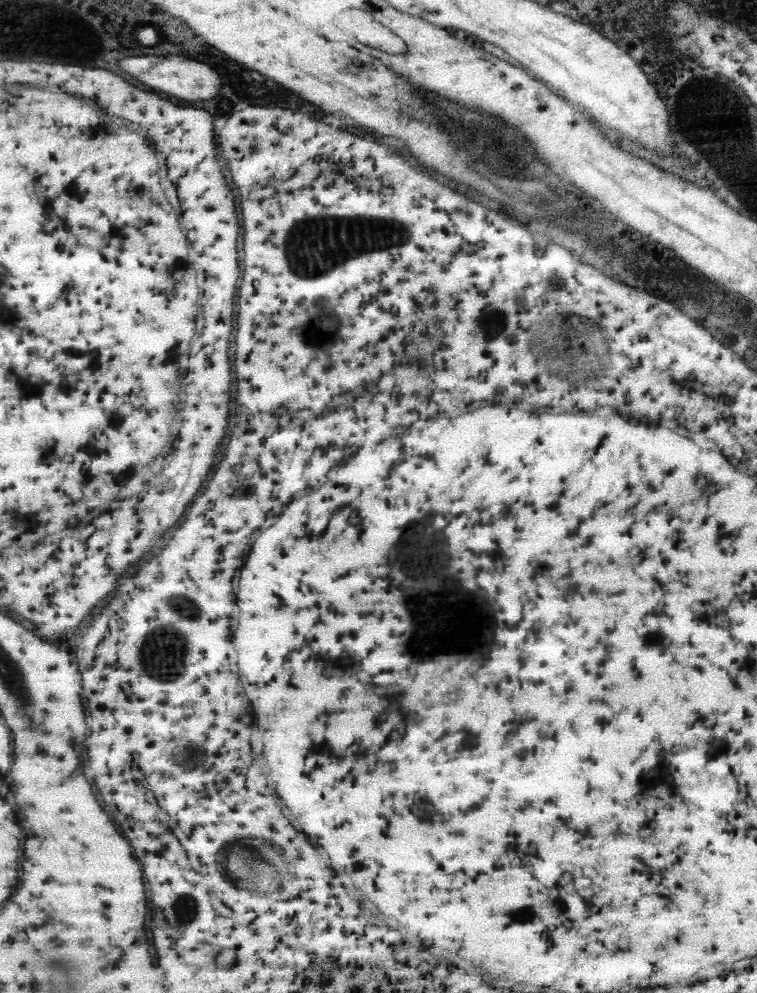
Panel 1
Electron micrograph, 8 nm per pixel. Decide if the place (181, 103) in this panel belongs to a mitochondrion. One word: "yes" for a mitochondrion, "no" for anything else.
no

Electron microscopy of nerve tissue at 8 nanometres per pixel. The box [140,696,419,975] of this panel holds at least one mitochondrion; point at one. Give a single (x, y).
(187, 906)

